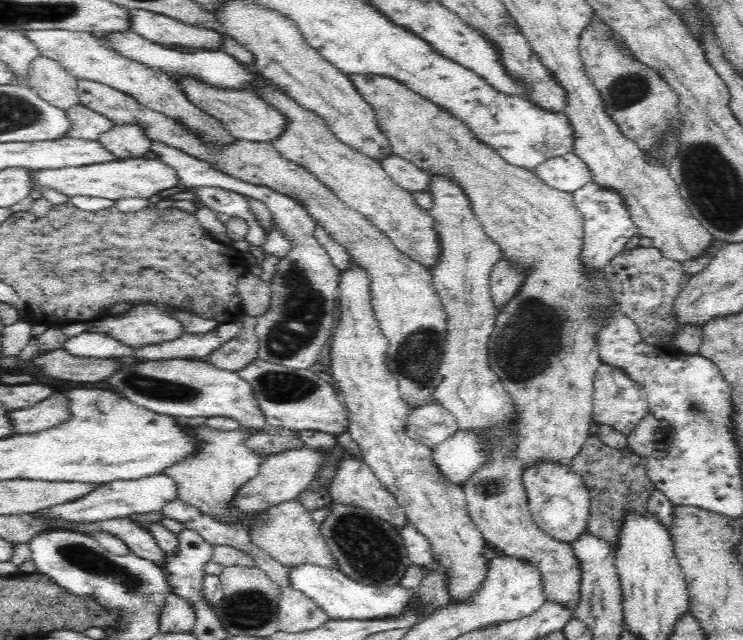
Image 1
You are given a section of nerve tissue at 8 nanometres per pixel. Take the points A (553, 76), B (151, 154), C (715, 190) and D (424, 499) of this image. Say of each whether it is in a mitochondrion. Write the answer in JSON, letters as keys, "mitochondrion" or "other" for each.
{"A":"other","B":"other","C":"mitochondrion","D":"other"}

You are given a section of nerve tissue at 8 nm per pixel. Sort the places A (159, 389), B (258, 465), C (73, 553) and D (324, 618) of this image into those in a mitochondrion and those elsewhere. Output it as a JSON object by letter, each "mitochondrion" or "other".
{"A":"mitochondrion","B":"other","C":"mitochondrion","D":"other"}

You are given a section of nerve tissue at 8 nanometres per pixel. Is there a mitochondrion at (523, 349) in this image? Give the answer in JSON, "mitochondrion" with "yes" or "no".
{"mitochondrion":"yes"}

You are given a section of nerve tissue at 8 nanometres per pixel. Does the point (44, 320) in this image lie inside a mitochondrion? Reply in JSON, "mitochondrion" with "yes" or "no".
{"mitochondrion":"no"}

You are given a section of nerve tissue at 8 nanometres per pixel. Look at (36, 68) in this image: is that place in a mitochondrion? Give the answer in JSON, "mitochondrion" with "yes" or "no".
{"mitochondrion":"no"}

